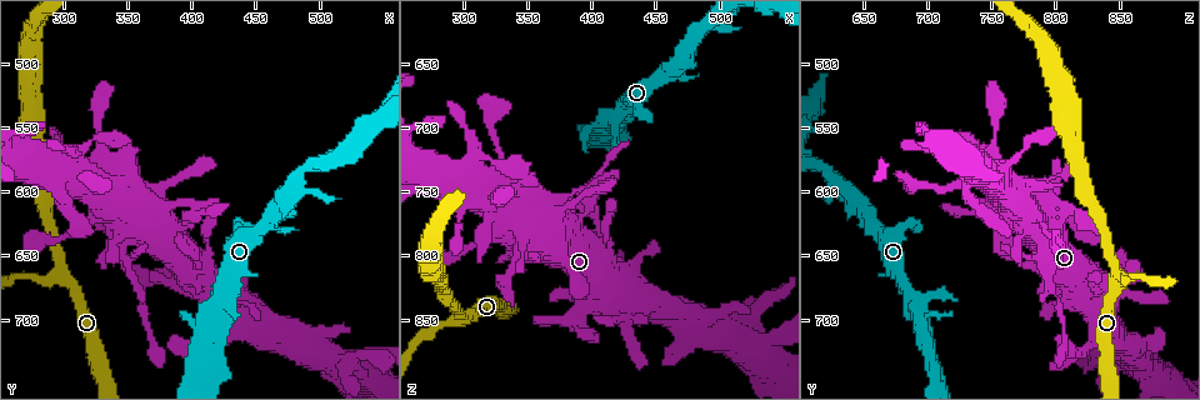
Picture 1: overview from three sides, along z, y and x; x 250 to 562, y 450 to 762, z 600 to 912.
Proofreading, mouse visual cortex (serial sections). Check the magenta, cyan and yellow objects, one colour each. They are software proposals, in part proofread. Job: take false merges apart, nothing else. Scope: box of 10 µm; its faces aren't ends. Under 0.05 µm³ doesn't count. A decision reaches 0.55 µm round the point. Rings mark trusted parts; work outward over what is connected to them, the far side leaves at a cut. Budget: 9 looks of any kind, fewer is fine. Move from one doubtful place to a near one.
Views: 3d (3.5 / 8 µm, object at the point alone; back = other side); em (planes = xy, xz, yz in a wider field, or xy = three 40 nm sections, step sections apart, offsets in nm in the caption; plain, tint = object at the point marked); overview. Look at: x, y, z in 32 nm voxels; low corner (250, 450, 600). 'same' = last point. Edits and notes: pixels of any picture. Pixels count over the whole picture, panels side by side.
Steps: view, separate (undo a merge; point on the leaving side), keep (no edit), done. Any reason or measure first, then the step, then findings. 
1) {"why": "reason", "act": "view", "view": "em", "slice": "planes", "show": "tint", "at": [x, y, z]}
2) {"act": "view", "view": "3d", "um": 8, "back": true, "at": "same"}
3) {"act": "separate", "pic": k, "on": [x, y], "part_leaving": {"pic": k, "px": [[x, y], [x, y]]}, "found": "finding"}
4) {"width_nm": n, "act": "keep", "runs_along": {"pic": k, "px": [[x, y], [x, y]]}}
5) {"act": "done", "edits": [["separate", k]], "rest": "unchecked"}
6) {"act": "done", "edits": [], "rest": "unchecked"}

{"why": "branch point", "act": "view", "view": "3d", "um": 3.5, "at": [300, 666, 848]}

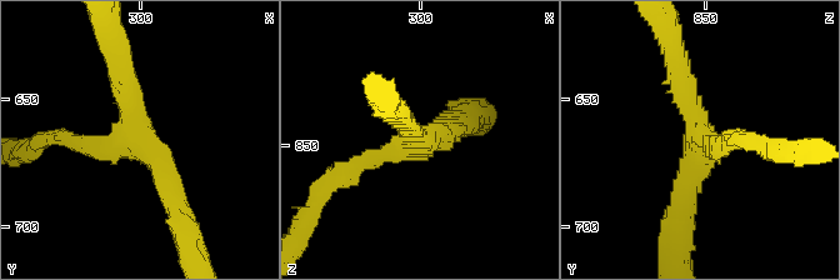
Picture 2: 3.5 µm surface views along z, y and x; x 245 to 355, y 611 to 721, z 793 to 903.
{"act": "view", "view": "em", "slice": "xy", "step": 5, "show": "plain", "at": [301, 666, 848]}

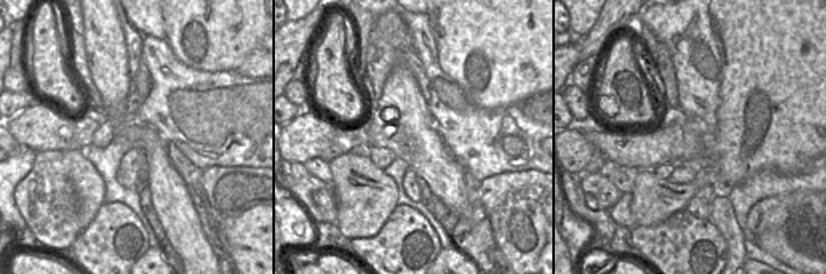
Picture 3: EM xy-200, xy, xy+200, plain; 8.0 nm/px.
{"why": "where the object lies", "act": "view", "view": "em", "slice": "xy", "step": 5, "show": "tint", "at": "same"}

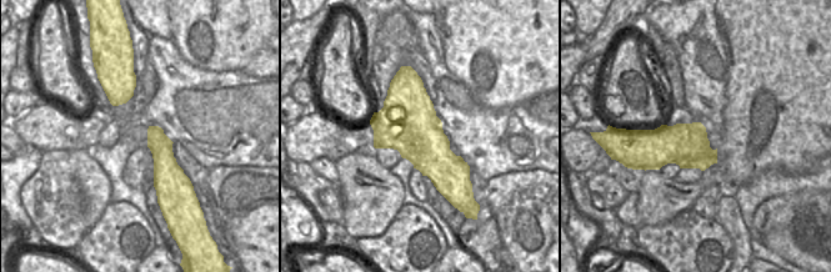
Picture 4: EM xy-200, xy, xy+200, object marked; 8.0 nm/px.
{"width_nm": 480, "act": "keep", "runs_along": {"pic": 2, "px": [[179, 206], [133, 126], [121, 61]]}, "found": "all the same cell"}

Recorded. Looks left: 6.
{"why": "thin neck", "act": "view", "view": "3d", "um": 8, "back": true, "at": [406, 656, 774]}

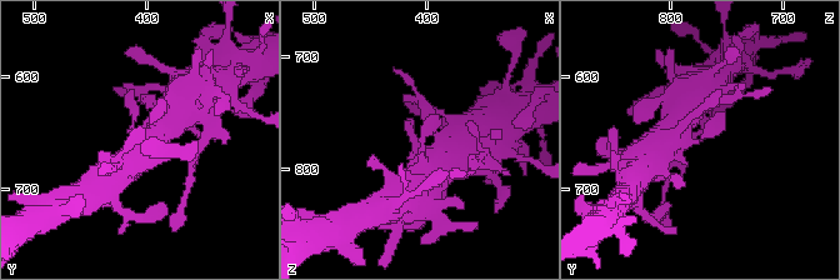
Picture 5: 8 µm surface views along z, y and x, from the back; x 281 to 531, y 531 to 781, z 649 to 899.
{"arm_widths_nm": [350, 600], "act": "view", "view": "em", "slice": "xy", "step": 3, "show": "tint", "at": "same"}

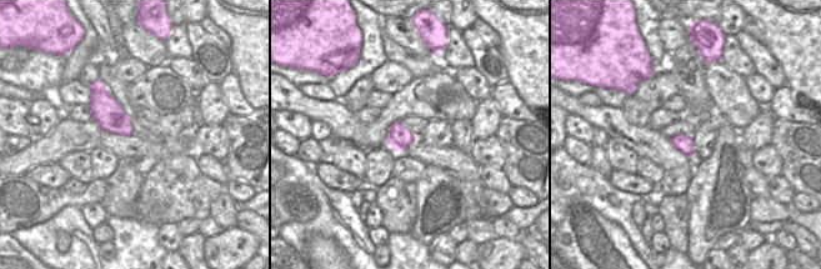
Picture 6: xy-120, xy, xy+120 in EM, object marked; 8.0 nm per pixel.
{"act": "keep", "runs_along": {"pic": 5, "px": [[663, 141], [696, 141], [721, 115]]}, "found": "one cell here"}

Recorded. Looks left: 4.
{"why": "sharp bend", "act": "view", "view": "3d", "um": 3.5, "at": [408, 722, 698]}

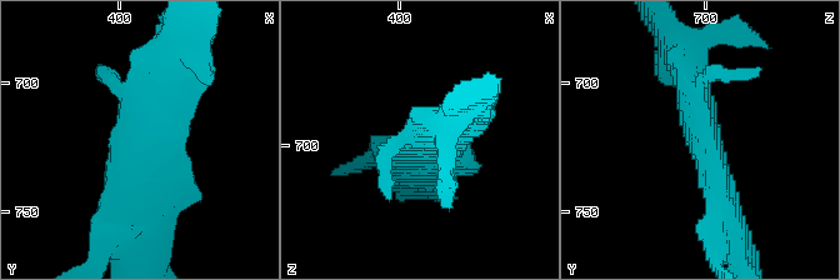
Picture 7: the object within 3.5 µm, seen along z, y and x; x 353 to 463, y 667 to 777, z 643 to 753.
{"arms": 3, "arm_widths_nm": [300, 400, 450], "why": "need the tissue", "act": "view", "view": "em", "slice": "xy", "step": 2, "show": "tint", "at": [409, 722, 700]}

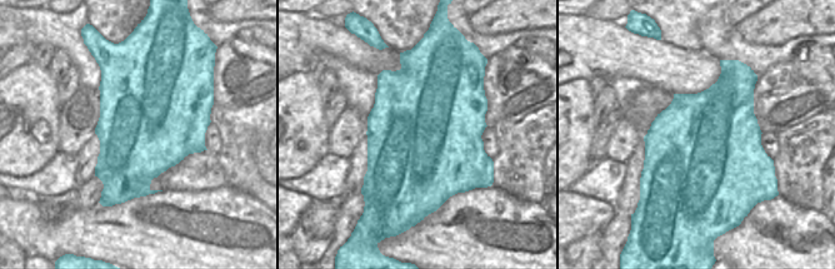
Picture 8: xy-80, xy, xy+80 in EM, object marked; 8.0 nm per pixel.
{"act": "keep", "runs_along": {"pic": 7, "px": [[684, 64], [725, 216]]}, "found": "all the same cell"}

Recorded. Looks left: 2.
{"why": "a narrow waist", "act": "view", "view": "3d", "um": 3.5, "at": [340, 620, 784]}

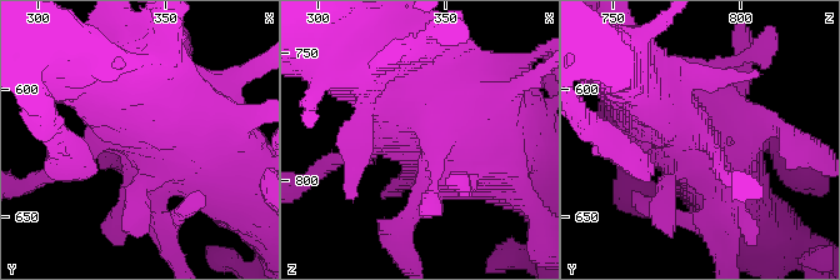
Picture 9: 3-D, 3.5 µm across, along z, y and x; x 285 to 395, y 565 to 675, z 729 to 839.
{"act": "keep", "runs_along": {"pic": 9, "px": [[214, 168], [173, 109], [95, 90]]}, "found": "all the same cell"}

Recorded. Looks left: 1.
{"act": "done", "edits": [], "rest": "unchecked"}

